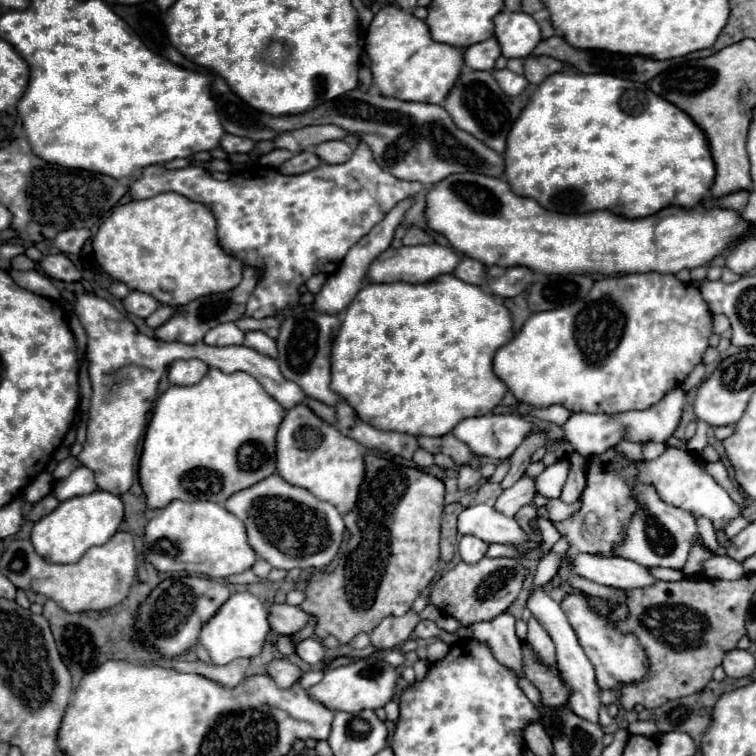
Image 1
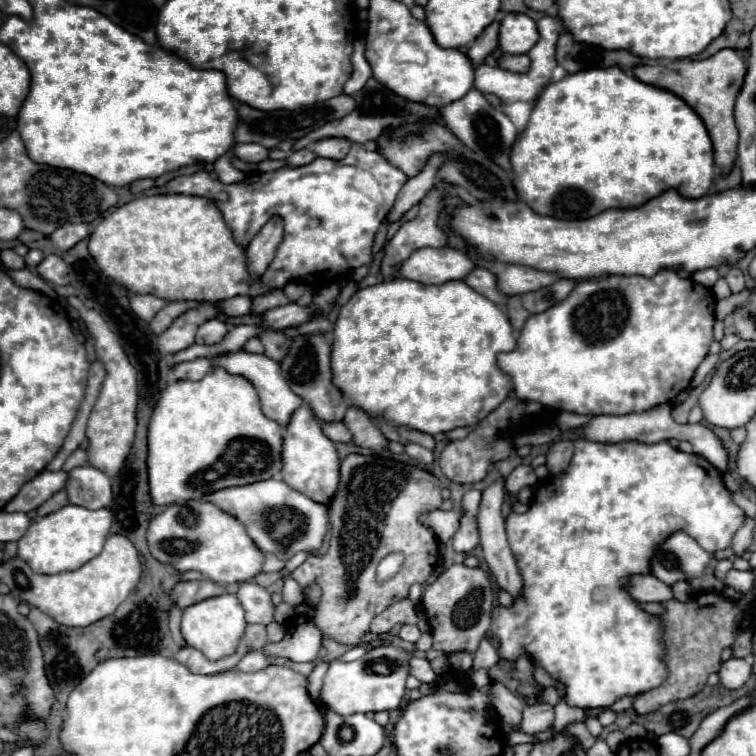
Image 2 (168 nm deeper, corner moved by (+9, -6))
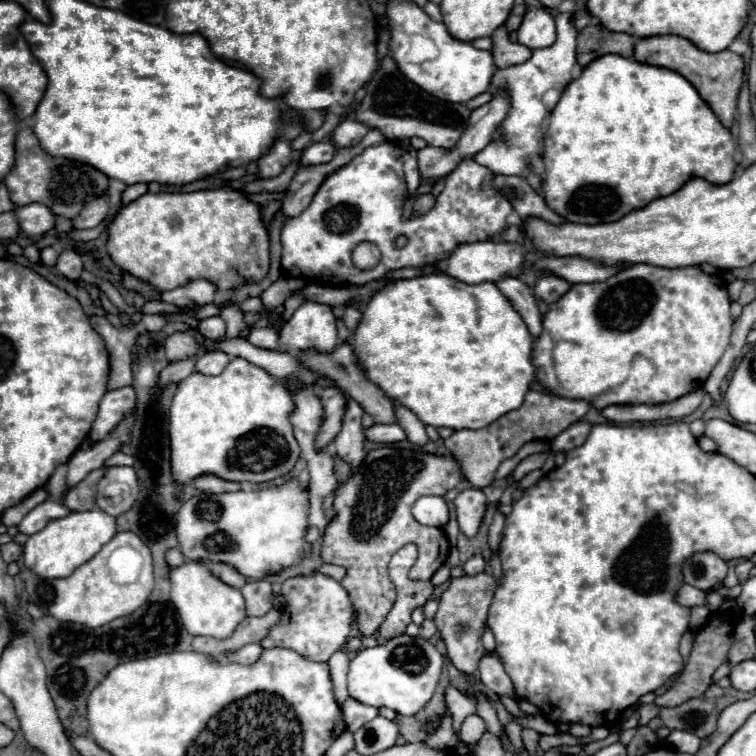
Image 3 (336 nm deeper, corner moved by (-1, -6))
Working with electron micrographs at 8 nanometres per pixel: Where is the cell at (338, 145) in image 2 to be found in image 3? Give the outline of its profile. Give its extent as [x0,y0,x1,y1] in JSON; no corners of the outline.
[332,118,368,148]

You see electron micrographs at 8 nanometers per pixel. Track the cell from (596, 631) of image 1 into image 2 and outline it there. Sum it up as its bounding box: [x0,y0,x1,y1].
[488,440,744,708]

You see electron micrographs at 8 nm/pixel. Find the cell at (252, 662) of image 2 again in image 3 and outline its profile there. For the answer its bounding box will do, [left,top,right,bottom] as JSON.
[226,644,262,664]

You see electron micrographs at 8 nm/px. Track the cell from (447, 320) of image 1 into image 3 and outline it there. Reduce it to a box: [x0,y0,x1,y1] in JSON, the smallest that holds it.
[354,272,536,430]

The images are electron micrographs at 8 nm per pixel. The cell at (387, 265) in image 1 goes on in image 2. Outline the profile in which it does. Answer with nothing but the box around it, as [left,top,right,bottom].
[398,248,474,284]

